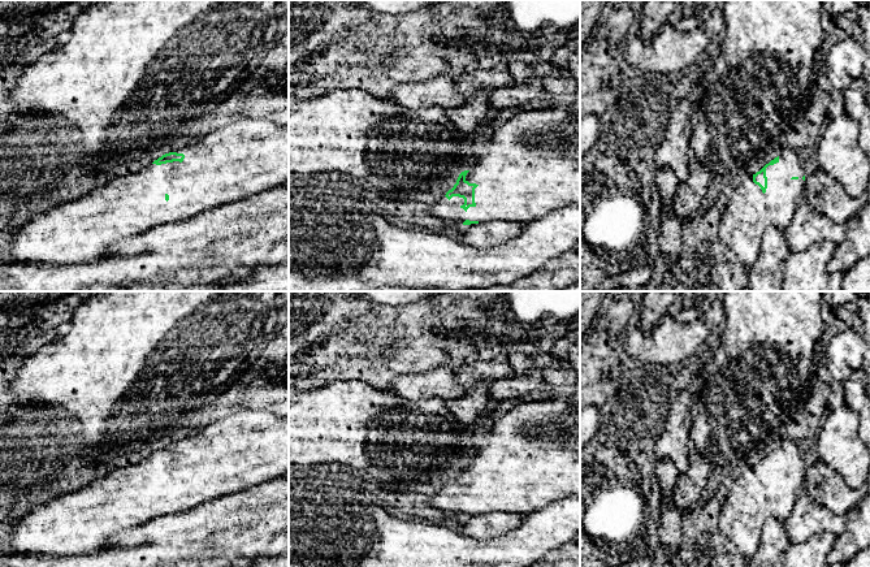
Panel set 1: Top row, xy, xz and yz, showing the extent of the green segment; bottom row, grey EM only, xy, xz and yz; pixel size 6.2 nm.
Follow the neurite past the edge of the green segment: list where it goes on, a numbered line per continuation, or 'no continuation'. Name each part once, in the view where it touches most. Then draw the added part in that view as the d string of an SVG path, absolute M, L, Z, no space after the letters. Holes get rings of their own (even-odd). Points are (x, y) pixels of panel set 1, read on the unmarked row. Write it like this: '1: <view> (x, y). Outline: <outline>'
1: xz (531, 459). Outline: M551 390L542 401L524 402L501 416L493 416L493 425L488 441L476 449L466 472L476 475L475 498L462 499L464 490L443 488L432 495L430 505L442 511L463 515L466 511L488 514L503 511L525 515L545 508L550 503L580 495L580 390Z

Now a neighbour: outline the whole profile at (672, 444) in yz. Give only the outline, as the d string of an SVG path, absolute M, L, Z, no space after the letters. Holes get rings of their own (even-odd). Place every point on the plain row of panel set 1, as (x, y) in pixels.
M681 391L670 407L665 429L655 443L655 458L670 459L679 475L688 471L688 438L692 429L691 397Z

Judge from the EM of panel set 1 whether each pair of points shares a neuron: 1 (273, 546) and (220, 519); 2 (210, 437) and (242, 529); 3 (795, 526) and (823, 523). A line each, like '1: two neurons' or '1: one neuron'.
1: one neuron
2: two neurons
3: one neuron

